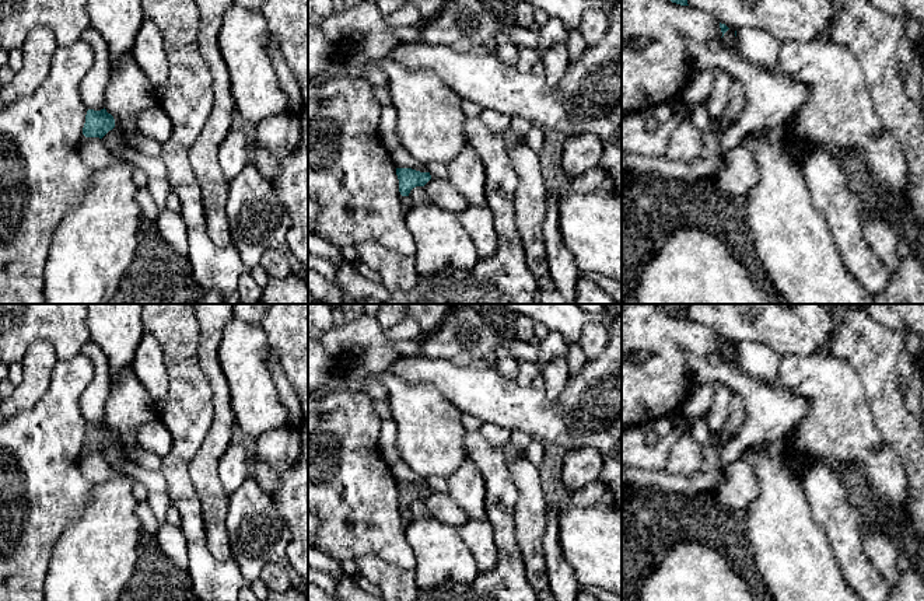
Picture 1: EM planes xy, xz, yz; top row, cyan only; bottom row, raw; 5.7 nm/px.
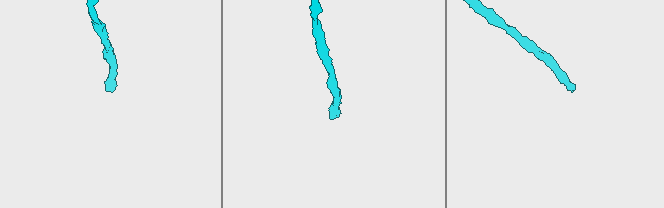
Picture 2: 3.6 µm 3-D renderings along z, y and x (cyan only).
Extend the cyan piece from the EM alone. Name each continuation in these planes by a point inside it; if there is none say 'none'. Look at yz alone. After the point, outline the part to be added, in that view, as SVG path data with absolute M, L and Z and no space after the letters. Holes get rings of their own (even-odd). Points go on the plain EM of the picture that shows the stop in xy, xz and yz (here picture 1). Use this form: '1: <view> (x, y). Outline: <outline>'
none

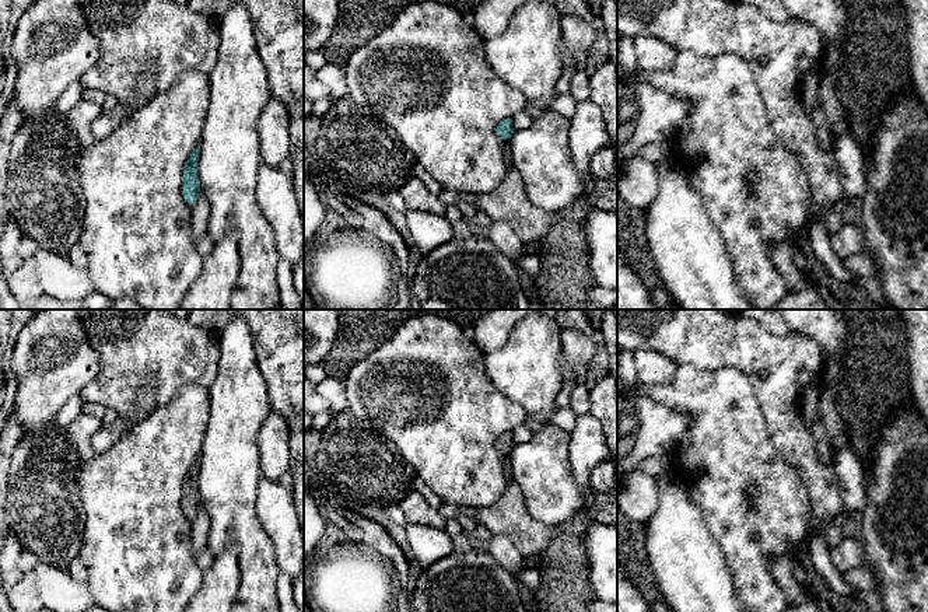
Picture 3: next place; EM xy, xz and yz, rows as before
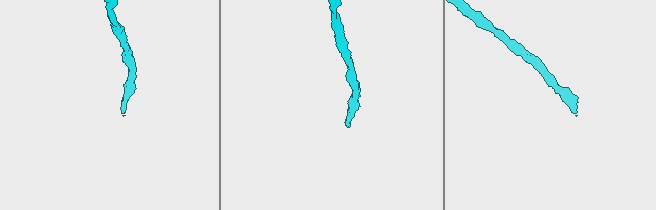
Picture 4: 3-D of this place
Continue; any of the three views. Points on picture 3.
1: xz (505, 455). Outline: M495 445L495 448L502 457L505 478L508 482L512 482L512 469L511 469L511 464L509 464L509 452L501 452L497 445Z

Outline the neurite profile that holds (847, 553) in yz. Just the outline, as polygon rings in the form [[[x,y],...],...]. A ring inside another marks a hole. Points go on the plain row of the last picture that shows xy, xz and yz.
[[[843,538],[834,548],[830,549],[830,557],[841,574],[851,569],[864,566],[862,542],[855,538]]]

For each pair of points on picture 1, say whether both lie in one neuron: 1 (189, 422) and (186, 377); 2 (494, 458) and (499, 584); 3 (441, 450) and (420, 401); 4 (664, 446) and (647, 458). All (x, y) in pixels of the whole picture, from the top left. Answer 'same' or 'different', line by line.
1: same
2: same
3: same
4: same

